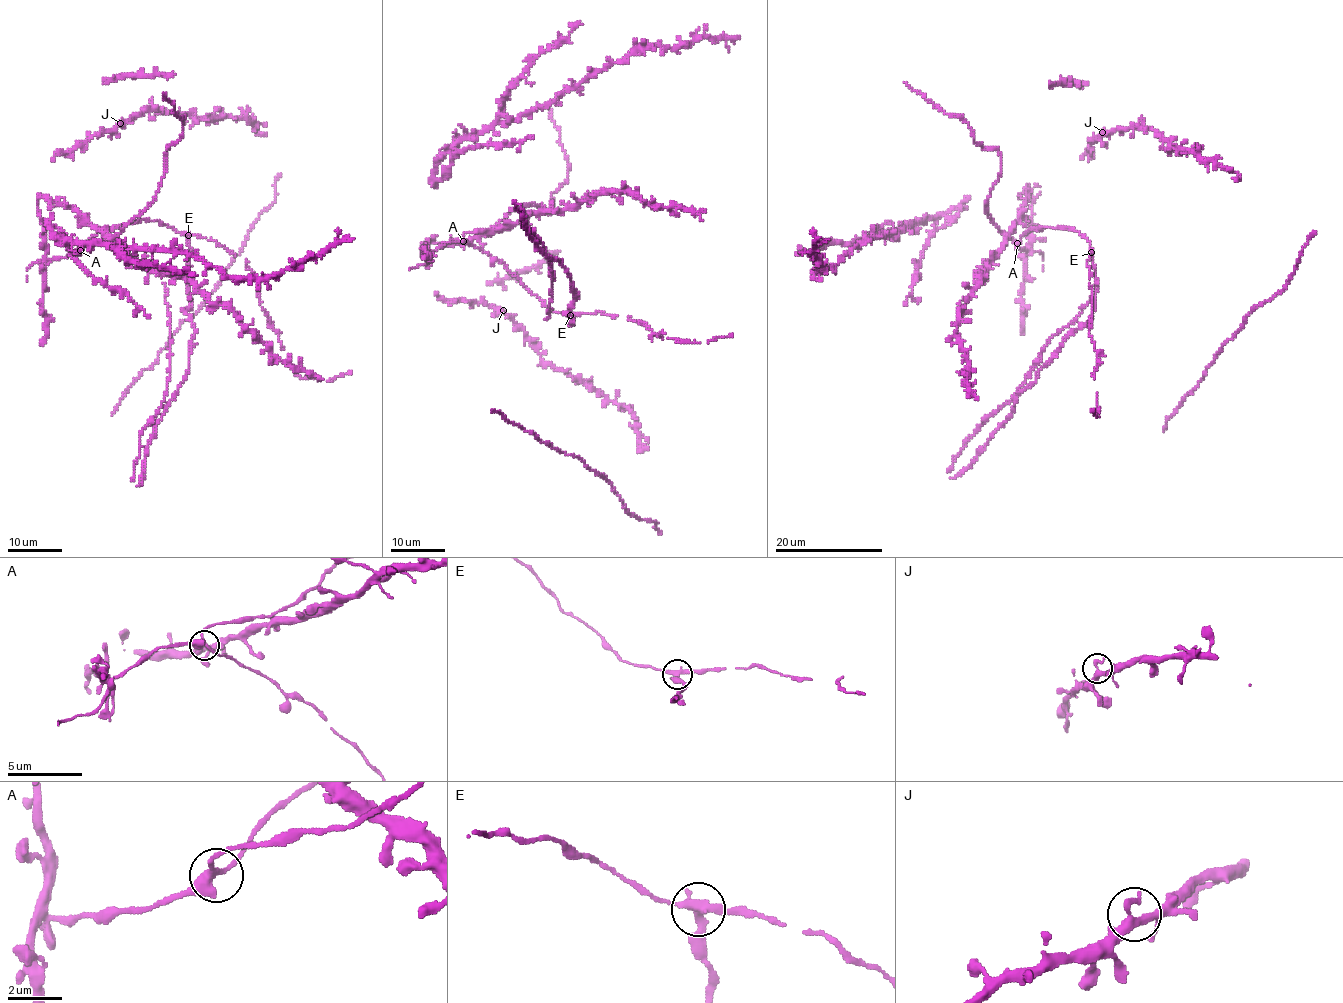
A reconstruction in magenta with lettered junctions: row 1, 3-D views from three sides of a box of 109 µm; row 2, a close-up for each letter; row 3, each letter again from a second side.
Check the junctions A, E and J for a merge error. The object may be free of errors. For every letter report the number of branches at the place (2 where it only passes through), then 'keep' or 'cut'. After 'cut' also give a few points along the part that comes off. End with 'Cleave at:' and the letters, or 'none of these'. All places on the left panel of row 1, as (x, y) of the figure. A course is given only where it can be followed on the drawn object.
A: 3 | keep
E: 3 | cut | (187, 235), (190, 305), (186, 312), (194, 333), (188, 371), (168, 404), (171, 327), (163, 282)
J: 3 | keep
Cleave at: E

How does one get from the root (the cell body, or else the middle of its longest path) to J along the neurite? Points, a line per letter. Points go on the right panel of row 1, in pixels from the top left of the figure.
J: (1089, 152), (1090, 144), (1102, 132)

